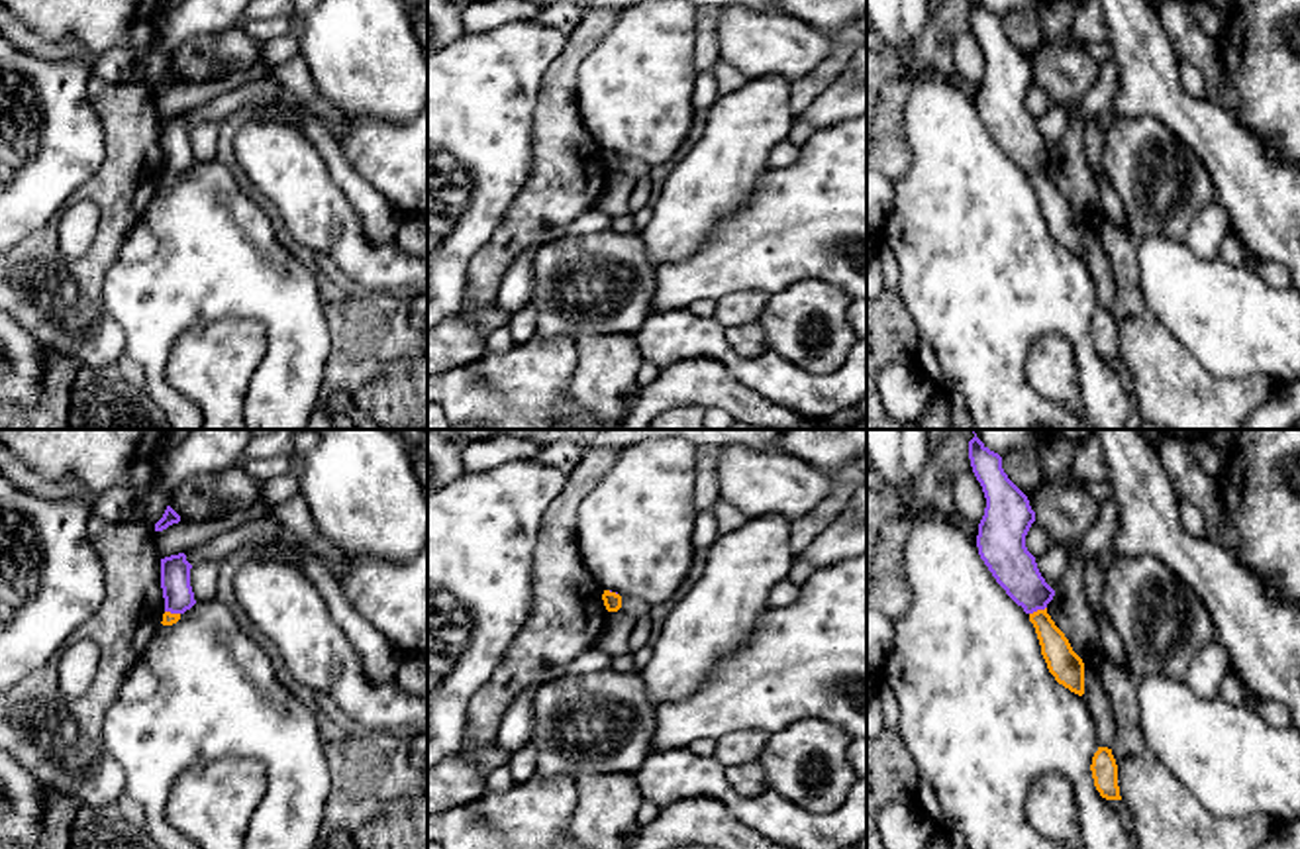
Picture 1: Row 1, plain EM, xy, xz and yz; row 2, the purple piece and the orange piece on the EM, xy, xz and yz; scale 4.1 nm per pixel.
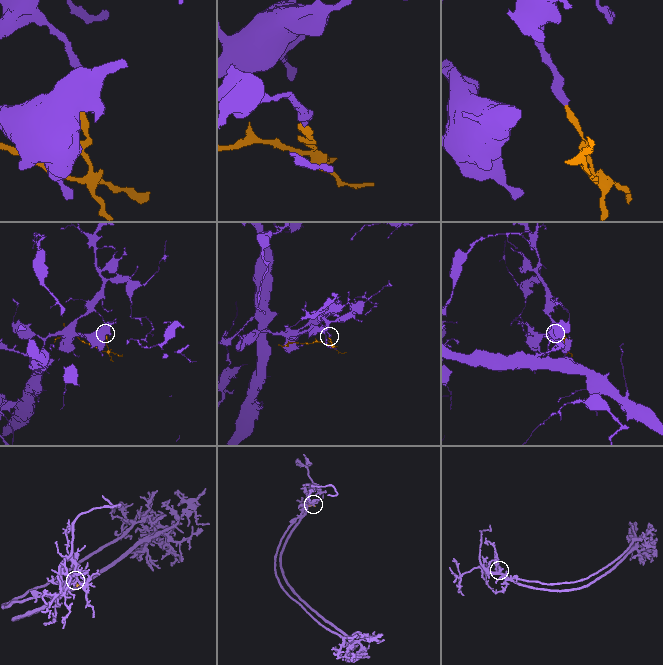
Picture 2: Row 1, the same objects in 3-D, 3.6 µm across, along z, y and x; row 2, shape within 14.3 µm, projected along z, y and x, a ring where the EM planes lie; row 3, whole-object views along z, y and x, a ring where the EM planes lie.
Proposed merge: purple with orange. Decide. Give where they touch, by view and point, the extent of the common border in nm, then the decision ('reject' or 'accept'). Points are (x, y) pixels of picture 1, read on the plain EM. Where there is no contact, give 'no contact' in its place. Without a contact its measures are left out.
contact yz (1038, 169); length 80 nm; accept

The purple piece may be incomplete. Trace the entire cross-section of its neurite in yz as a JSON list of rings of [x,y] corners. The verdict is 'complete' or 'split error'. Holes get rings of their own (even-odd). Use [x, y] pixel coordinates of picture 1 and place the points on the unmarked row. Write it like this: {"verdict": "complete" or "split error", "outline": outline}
{"verdict": "split error", "outline": [[[971,0],[969,20],[986,59],[976,96],[978,116],[1006,155],[1029,176],[1049,233],[1059,245],[1082,257],[1084,224],[1047,175],[1055,151],[1045,143],[1035,118],[1025,108],[1035,73],[1027,57],[1004,33],[998,14],[980,0]]]}

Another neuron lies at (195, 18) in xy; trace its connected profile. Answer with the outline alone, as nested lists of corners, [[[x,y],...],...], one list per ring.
[[[186,0],[182,6],[167,8],[159,33],[149,45],[147,65],[139,80],[155,90],[176,47],[194,37],[220,35],[229,29],[249,2],[251,0]]]

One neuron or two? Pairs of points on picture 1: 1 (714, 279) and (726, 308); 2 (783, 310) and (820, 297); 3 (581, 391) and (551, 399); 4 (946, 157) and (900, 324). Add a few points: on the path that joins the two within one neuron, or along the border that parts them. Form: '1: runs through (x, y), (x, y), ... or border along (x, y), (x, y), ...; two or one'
1: border along (767, 293), (736, 291), (716, 300); two
2: runs through (793, 310), (806, 310), (810, 306); one
3: border along (577, 349), (569, 399), (583, 408); two
4: border along (897, 293), (916, 326), (916, 351); two

